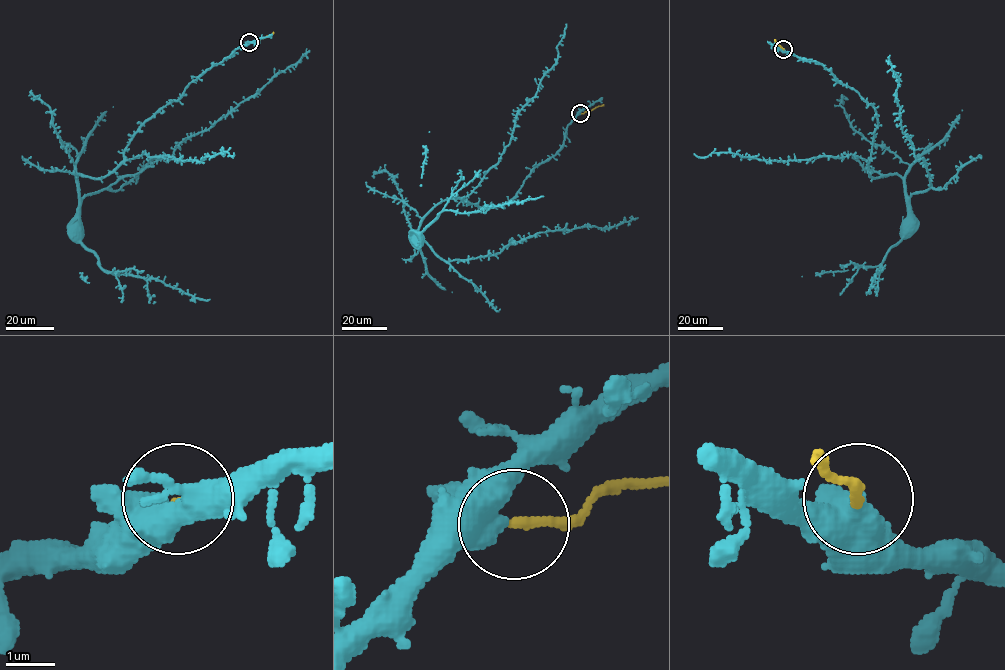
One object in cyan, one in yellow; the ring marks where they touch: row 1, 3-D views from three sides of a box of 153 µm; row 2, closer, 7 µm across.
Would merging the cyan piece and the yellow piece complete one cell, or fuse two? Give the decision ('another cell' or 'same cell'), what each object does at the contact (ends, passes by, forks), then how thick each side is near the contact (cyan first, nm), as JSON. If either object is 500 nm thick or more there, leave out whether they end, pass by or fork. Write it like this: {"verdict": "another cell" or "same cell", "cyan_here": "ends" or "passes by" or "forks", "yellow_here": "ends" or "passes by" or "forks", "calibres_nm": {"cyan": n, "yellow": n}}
{"verdict": "another cell", "calibres_nm": {"cyan": 650, "yellow": 200}}

